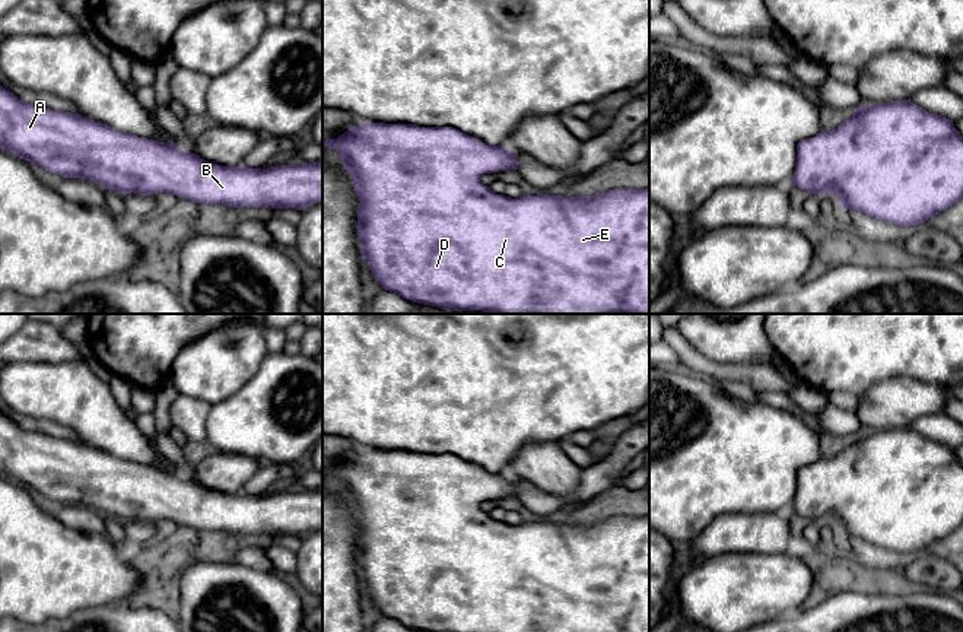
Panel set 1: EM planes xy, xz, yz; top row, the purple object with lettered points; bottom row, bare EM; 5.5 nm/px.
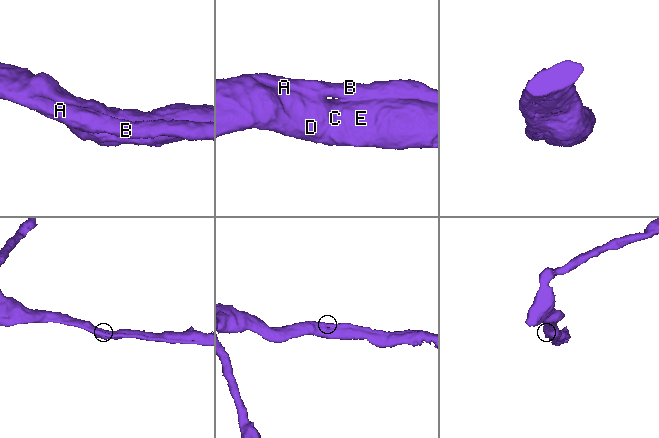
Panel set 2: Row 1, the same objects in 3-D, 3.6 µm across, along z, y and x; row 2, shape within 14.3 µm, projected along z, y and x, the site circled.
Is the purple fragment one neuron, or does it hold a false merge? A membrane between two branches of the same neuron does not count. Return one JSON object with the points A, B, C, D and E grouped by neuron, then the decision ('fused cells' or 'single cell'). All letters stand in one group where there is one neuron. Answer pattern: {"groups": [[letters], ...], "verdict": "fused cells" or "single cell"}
{"groups": [["A", "B", "C", "D", "E"]], "verdict": "single cell"}

